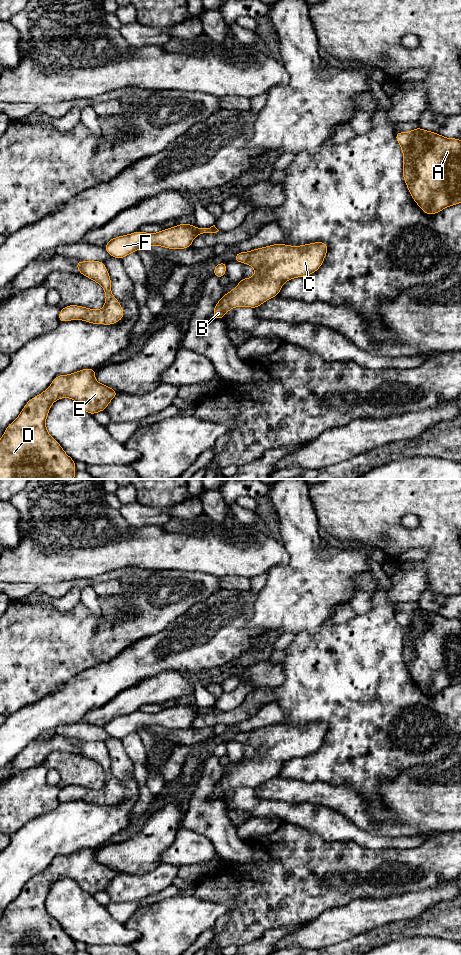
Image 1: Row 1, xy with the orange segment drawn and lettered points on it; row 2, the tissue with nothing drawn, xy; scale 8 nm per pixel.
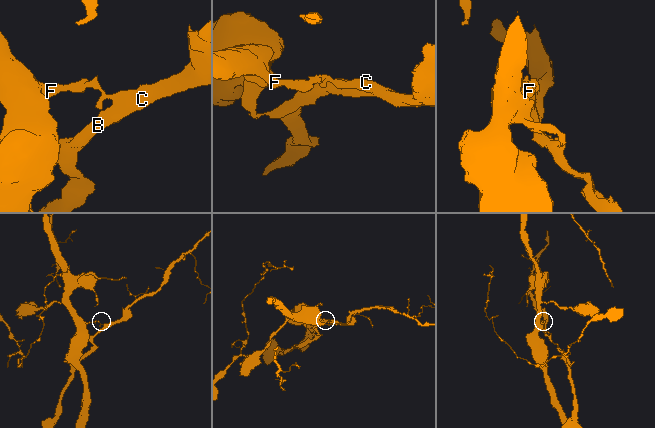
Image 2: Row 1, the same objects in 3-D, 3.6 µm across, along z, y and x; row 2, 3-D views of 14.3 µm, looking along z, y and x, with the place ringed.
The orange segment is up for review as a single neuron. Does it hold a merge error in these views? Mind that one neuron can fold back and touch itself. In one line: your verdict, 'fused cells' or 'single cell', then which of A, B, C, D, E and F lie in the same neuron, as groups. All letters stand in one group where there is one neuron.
fused cells; A B C / D E F

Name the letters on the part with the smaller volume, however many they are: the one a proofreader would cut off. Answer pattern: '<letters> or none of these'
A, B, C

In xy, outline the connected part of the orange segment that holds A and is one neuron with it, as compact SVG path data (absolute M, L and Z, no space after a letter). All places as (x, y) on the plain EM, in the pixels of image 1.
M423 610L398 612L395 618L403 632L403 658L412 679L428 695L461 683L461 620Z

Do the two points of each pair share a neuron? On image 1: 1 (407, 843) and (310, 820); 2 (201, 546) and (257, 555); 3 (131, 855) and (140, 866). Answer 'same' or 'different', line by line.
1: same
2: same
3: same

